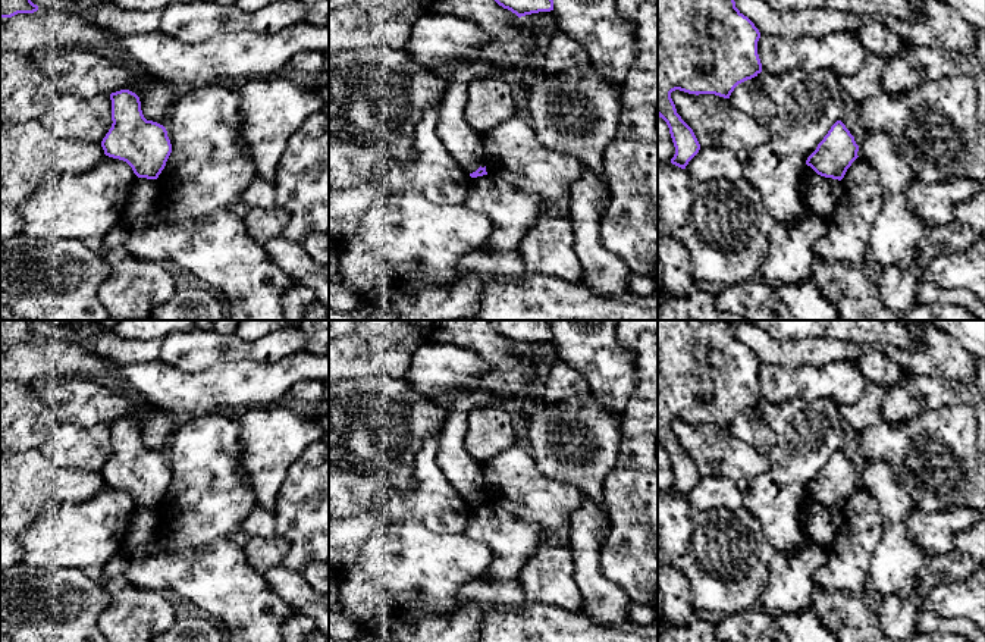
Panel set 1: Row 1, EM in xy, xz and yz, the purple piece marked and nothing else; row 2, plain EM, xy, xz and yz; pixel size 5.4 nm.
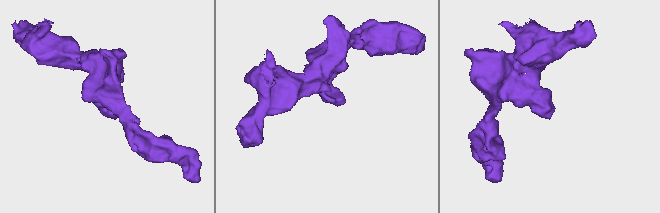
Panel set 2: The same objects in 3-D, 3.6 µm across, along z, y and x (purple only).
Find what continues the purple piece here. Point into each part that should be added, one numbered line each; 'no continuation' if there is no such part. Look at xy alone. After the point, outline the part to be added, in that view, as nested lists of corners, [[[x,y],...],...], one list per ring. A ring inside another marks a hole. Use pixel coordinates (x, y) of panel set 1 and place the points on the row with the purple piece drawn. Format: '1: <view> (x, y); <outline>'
no continuation

